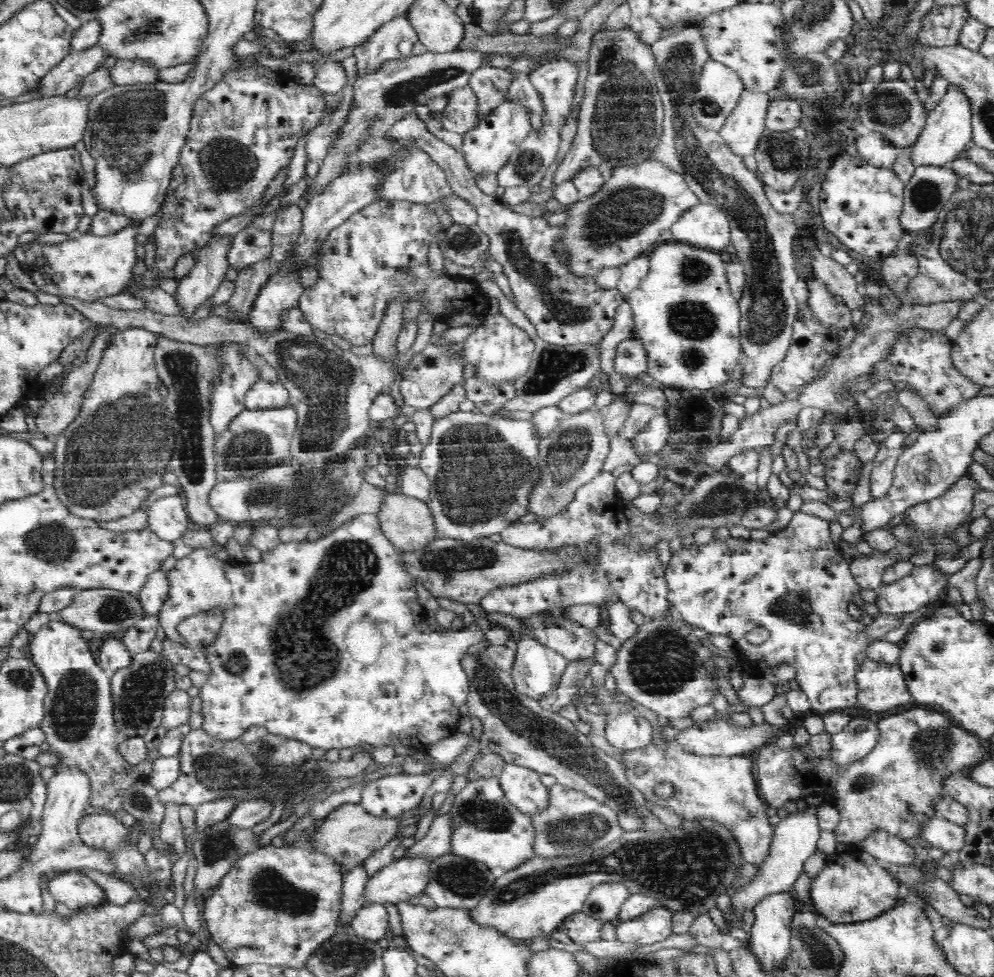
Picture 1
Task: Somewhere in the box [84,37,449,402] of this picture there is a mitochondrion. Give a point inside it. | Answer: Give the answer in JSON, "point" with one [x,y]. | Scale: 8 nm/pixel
{"point":[124,128]}

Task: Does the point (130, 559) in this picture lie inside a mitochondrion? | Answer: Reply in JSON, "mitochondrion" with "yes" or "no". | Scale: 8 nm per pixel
{"mitochondrion":"no"}

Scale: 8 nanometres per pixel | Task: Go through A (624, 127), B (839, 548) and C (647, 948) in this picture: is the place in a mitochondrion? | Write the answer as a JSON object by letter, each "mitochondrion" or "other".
{"A":"mitochondrion","B":"other","C":"other"}

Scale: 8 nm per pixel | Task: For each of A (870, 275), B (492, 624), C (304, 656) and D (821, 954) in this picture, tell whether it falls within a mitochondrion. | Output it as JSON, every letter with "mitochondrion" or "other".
{"A":"other","B":"other","C":"mitochondrion","D":"mitochondrion"}

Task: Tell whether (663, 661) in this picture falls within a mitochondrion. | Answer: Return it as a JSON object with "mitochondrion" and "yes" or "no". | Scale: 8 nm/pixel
{"mitochondrion":"yes"}

